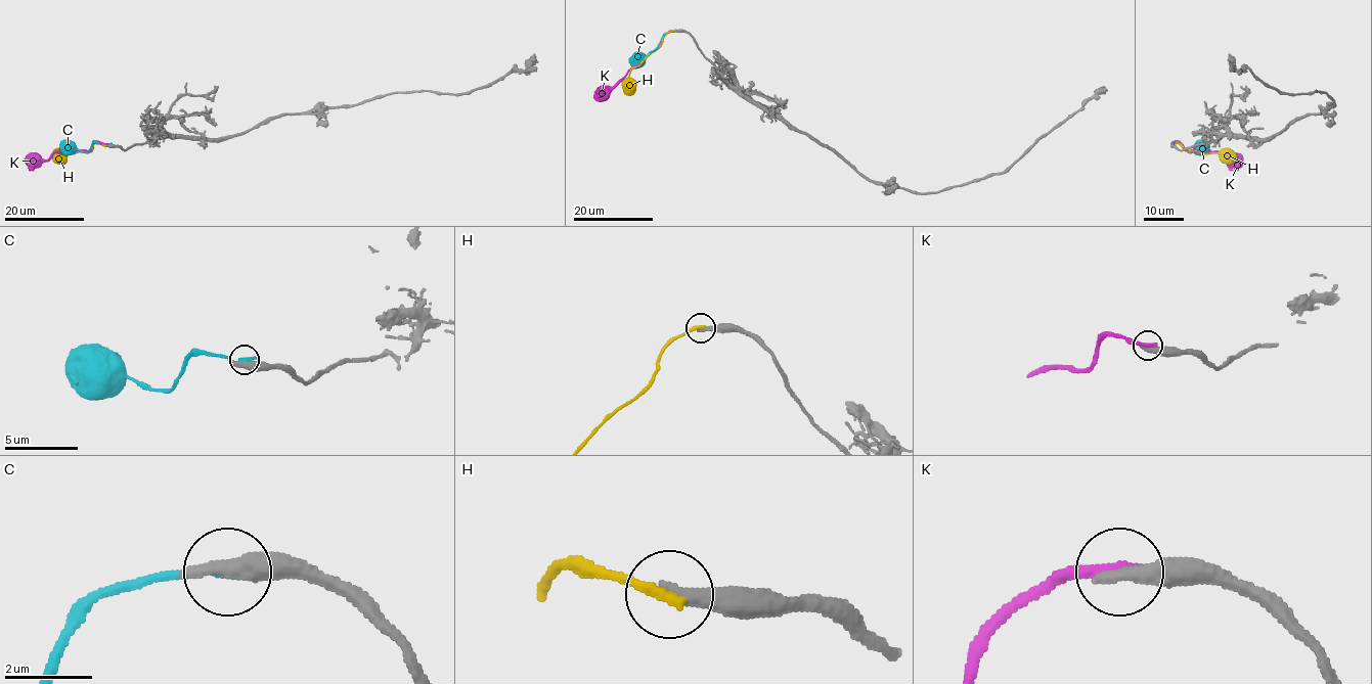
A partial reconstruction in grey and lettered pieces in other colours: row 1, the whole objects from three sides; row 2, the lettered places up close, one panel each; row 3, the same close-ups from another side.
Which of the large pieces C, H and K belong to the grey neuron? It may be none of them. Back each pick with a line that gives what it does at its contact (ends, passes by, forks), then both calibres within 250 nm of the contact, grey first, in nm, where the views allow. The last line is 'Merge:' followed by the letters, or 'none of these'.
Merge: none of these

